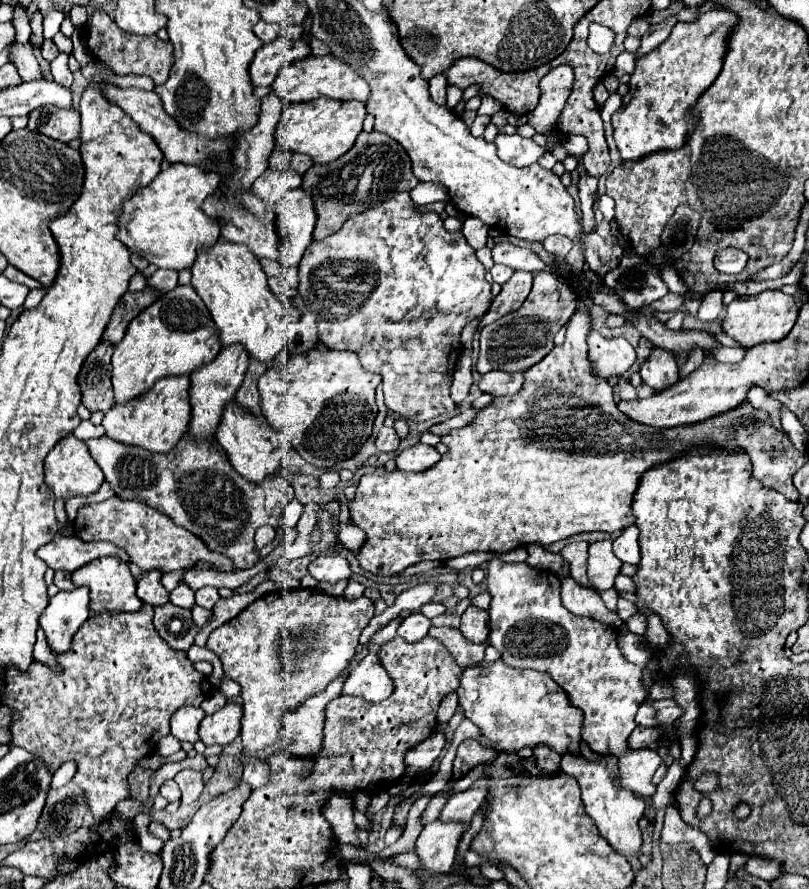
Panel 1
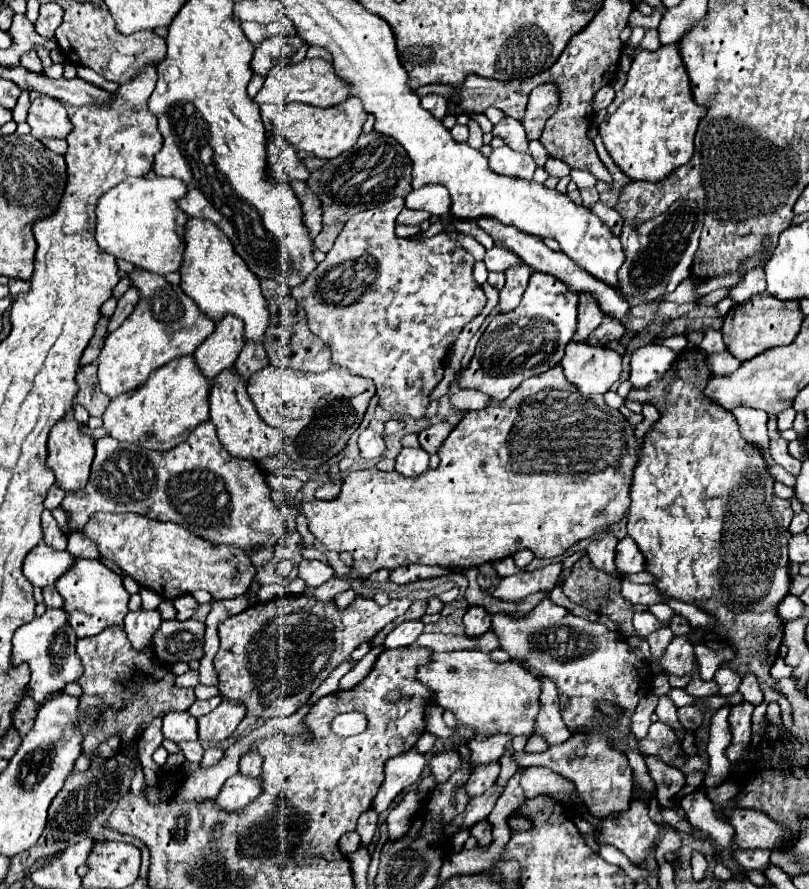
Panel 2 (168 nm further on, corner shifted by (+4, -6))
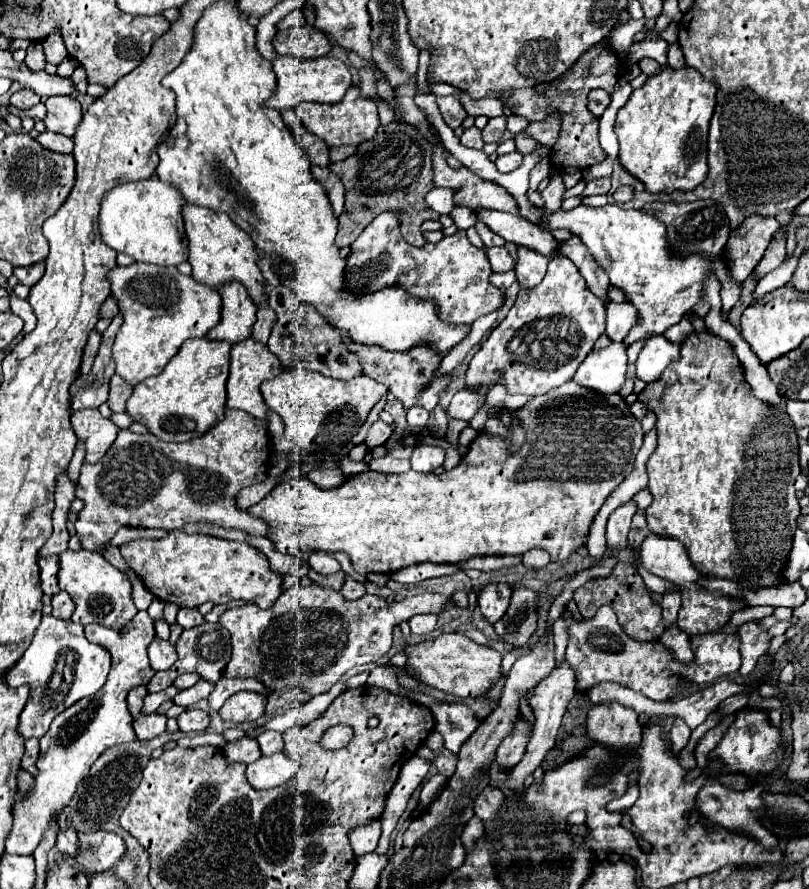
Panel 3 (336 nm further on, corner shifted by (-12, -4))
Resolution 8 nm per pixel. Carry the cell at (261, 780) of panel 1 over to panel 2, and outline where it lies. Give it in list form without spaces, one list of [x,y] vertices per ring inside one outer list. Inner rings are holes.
[[[252,748],[240,758],[240,772],[248,776],[258,776],[262,772],[262,756],[258,754],[256,748]]]

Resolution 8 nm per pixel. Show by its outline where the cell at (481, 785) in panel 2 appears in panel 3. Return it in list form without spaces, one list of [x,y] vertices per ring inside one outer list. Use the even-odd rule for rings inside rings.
[[[518,720],[516,728],[514,728],[514,734],[502,740],[500,748],[496,750],[496,762],[498,762],[502,772],[512,770],[522,760],[526,744],[530,740],[528,730],[530,730],[530,724],[524,722],[524,720]]]

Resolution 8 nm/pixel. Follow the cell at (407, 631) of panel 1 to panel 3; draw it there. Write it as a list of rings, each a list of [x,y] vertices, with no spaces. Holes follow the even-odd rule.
[[[420,614],[414,616],[412,620],[408,620],[412,634],[430,634],[436,628],[436,614]]]

